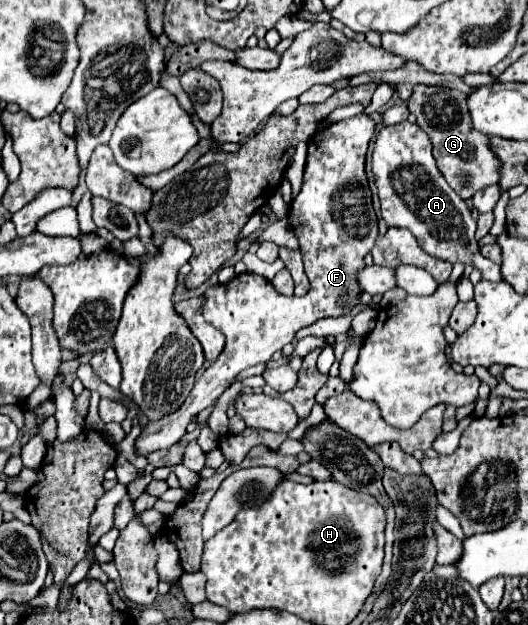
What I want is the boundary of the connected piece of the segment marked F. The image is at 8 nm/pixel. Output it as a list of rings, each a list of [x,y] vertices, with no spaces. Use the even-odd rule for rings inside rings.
[[[359,114],[319,130],[309,140],[303,188],[289,210],[289,222],[299,238],[305,272],[311,290],[305,296],[284,296],[270,281],[257,274],[235,276],[229,284],[211,286],[205,292],[203,316],[227,336],[225,350],[197,380],[183,406],[163,420],[149,422],[137,440],[139,454],[171,448],[187,430],[193,416],[213,406],[225,388],[233,384],[237,374],[249,366],[265,364],[271,356],[289,344],[295,334],[321,318],[337,318],[359,304],[361,288],[357,282],[359,268],[365,268],[365,256],[377,238],[377,216],[365,178],[365,154],[375,124],[367,114]]]

